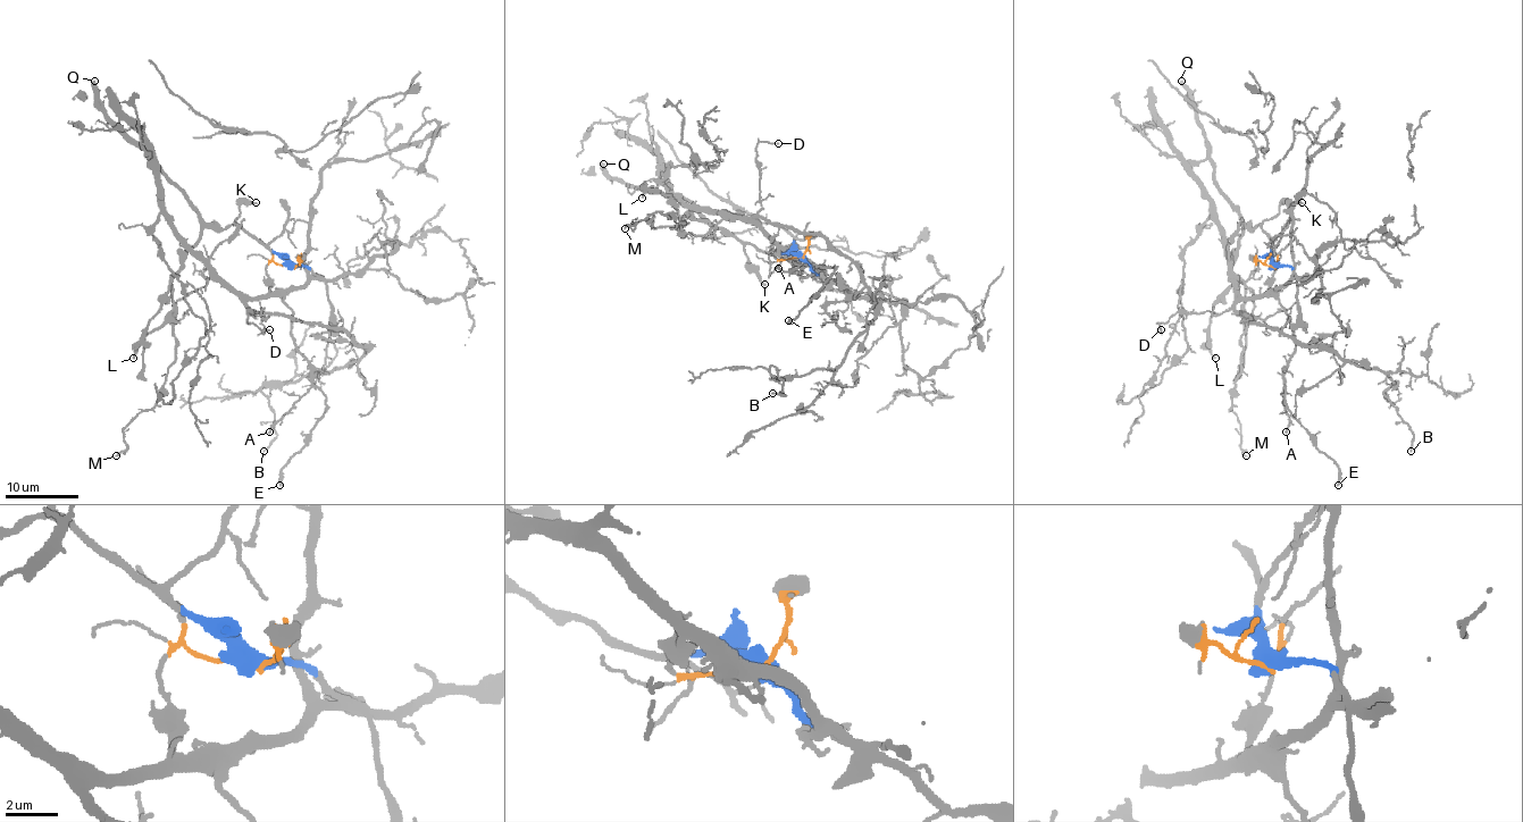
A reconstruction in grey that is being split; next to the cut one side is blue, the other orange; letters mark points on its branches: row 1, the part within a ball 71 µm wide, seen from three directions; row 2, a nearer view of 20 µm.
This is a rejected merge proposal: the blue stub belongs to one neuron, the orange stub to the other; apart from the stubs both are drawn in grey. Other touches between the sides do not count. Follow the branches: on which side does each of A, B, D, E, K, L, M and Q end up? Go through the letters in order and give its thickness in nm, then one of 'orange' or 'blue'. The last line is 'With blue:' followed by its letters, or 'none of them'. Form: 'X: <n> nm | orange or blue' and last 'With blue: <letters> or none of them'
A: 170 nm | orange
B: 150 nm | orange
D: 110 nm | orange
E: 340 nm | orange
K: 240 nm | blue
L: 190 nm | blue
M: 190 nm | orange
Q: 400 nm | blue
With blue: K, L, Q

